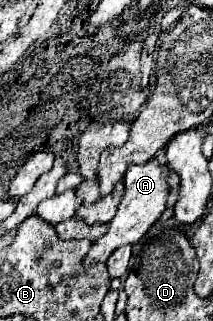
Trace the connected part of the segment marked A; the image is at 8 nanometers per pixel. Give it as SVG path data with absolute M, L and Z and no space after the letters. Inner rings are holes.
M158 159L148 161L144 165L128 165L128 171L124 175L124 195L122 195L122 203L118 205L118 211L114 215L114 219L108 223L108 231L92 243L86 259L82 261L84 267L88 269L94 263L106 263L106 259L110 257L110 253L114 249L118 249L120 245L132 245L136 241L142 239L142 235L154 225L154 221L162 215L162 211L166 209L166 197L168 197L168 183L166 183L166 173L162 171L162 165Z

